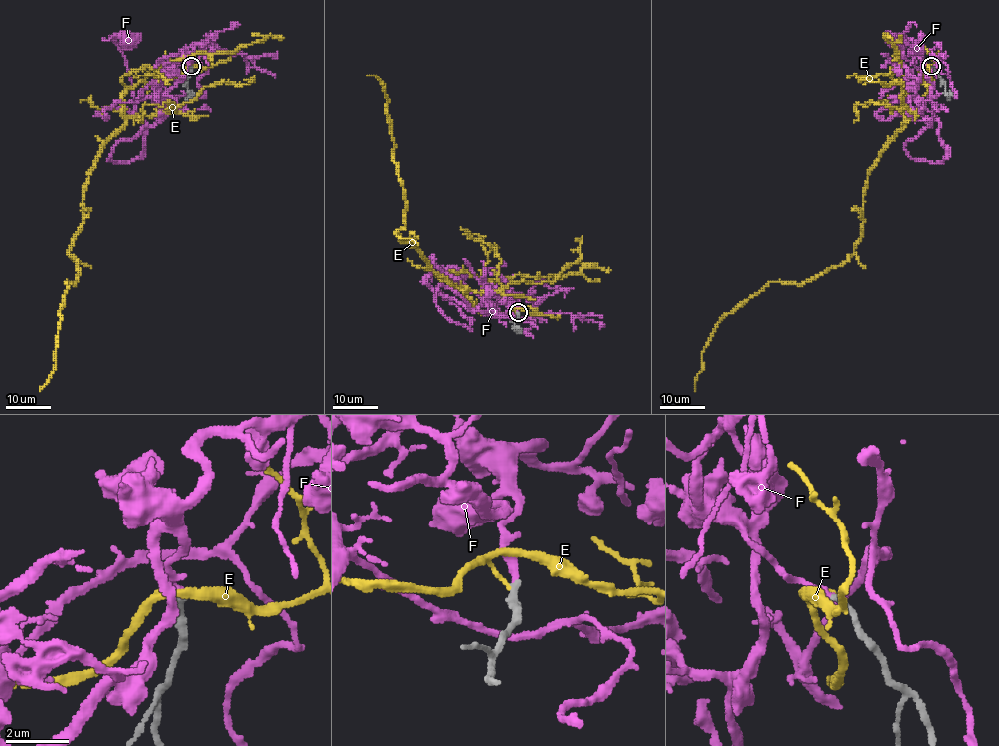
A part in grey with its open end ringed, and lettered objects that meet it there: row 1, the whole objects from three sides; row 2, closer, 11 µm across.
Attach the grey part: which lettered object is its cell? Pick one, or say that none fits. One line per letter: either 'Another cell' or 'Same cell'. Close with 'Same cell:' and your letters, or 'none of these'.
E: Another cell
F: Same cell
Same cell: F

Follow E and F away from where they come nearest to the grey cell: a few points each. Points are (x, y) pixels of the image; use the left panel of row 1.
E: (189, 66), (122, 96), (125, 123), (89, 171), (70, 253), (77, 278), (66, 282), (54, 372), (39, 390)
F: (190, 66), (158, 97), (169, 101), (156, 122), (108, 159), (143, 149), (111, 38), (131, 40)

